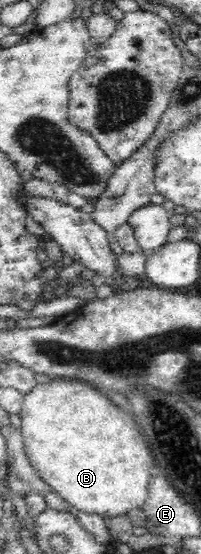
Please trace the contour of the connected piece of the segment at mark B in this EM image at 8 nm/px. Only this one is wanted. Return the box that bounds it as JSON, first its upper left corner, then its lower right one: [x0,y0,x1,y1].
[18,378,155,518]

